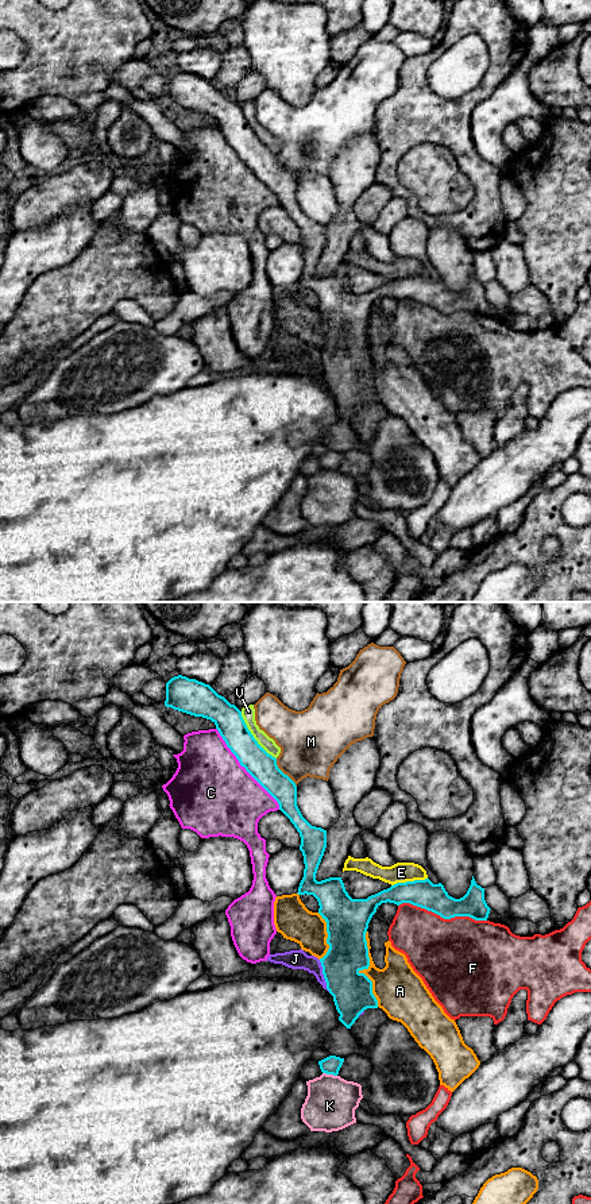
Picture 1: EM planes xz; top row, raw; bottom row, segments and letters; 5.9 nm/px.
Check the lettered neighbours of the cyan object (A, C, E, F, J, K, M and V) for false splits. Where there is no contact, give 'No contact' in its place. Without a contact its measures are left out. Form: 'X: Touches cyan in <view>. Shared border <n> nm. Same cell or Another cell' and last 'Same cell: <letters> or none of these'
A: Touches cyan in xz. Shared border 460 nm. Another cell
C: Touches cyan in xz. Shared border 600 nm. Another cell
E: Touches cyan in xz. Shared border 220 nm. Another cell
F: Touches cyan in xz. Shared border 550 nm. Another cell
J: Touches cyan in xz. Shared border 200 nm. Another cell
K: Touches cyan in xz. Shared border 90 nm. Another cell
M: Touches cyan in xz. Shared border 200 nm. Another cell
V: Touches cyan in xz. Shared border 360 nm. Another cell
Same cell: none of these

